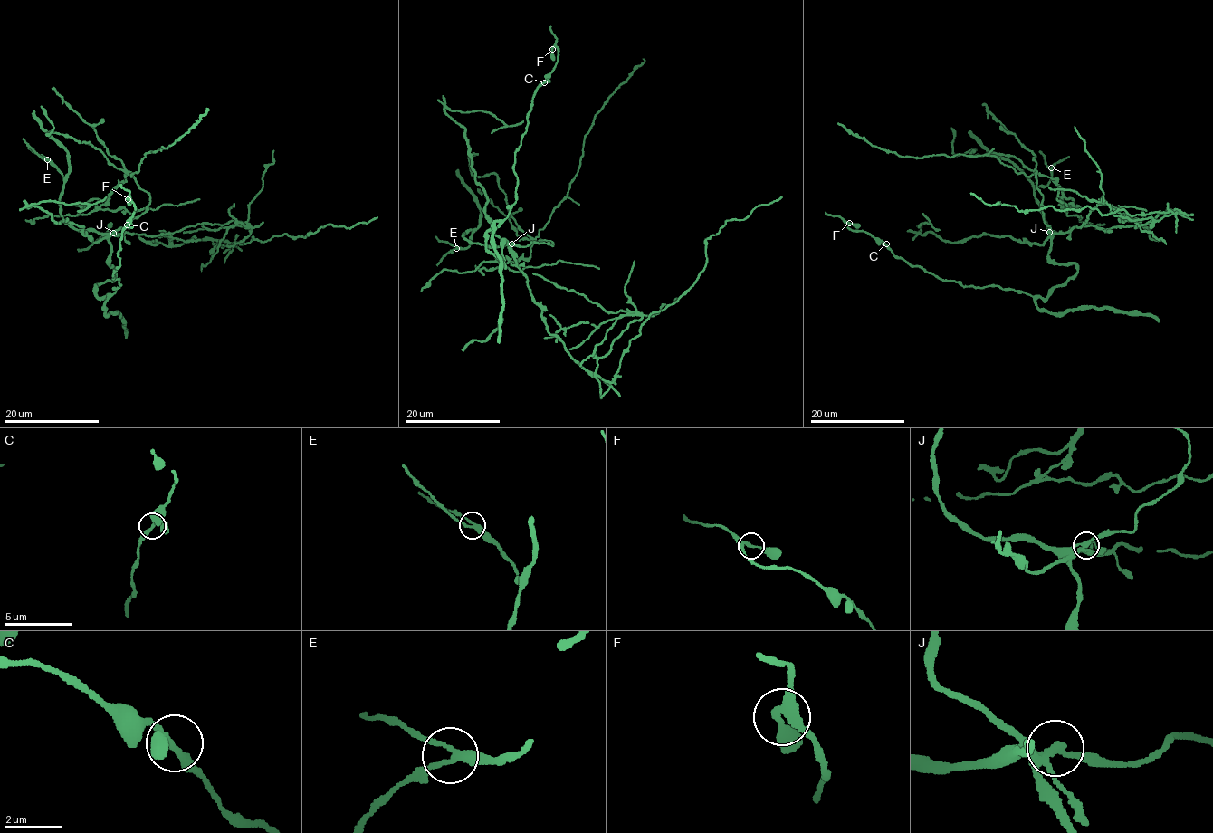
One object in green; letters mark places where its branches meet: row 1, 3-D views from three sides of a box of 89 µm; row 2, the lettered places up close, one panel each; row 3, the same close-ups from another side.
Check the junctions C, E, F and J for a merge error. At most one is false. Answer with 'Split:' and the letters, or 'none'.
Split: J

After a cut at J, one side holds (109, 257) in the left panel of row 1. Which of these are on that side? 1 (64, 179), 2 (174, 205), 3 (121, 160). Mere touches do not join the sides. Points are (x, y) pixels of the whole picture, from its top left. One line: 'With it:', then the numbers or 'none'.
With it: 1, 3

